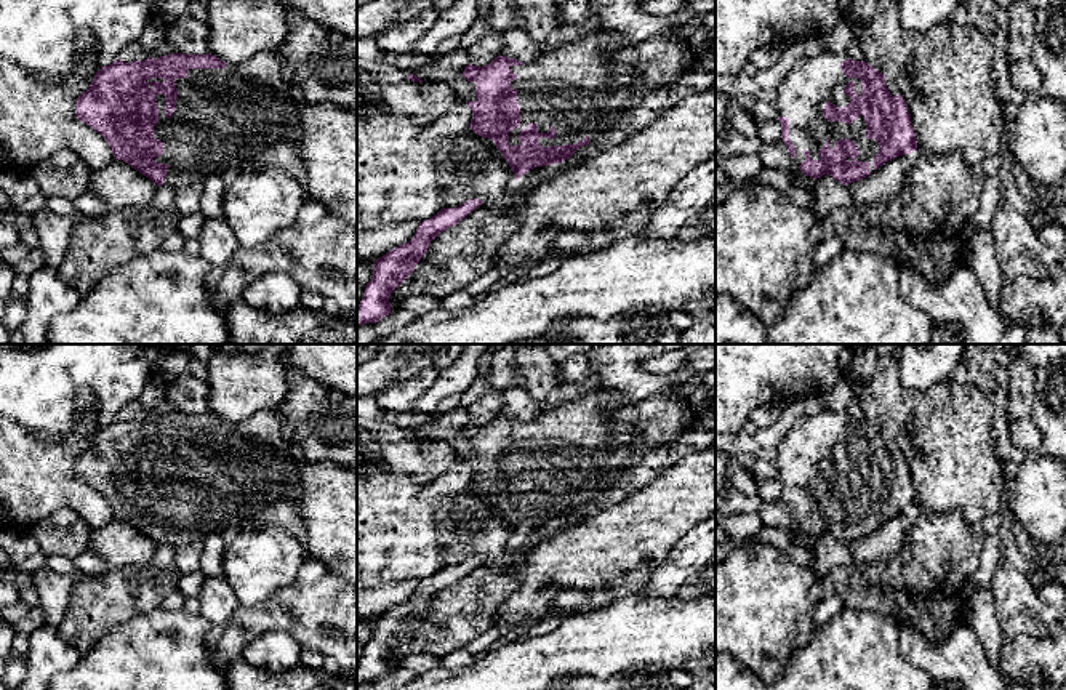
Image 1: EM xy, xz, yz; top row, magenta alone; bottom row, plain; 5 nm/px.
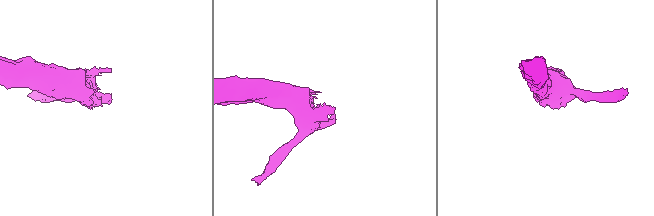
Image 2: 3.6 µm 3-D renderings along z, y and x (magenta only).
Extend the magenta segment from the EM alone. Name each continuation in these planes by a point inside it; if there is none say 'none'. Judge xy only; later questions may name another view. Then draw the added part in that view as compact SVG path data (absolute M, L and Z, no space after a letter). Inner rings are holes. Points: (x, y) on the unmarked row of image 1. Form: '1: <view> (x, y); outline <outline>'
1: xy (224, 476); outline M259 410L245 421L226 421L224 427L189 427L186 437L176 437L176 467L165 475L165 455L157 453L158 480L154 485L154 496L163 501L163 512L154 520L165 522L166 535L162 544L182 546L203 541L208 535L221 535L229 527L245 527L264 507L293 496L299 490L301 467L304 458L285 437L283 421L277 410Z

